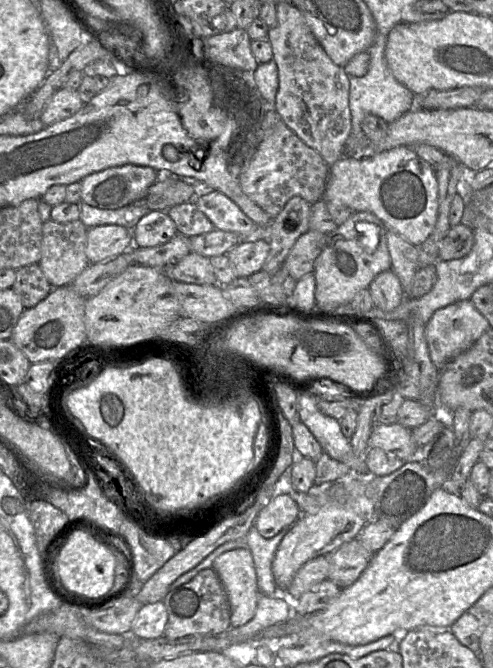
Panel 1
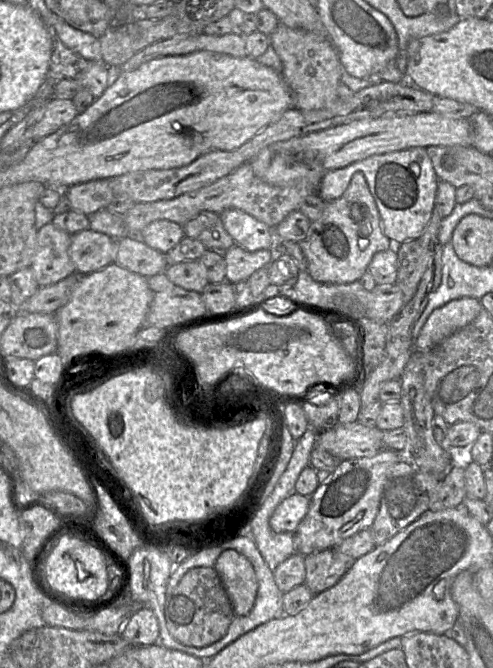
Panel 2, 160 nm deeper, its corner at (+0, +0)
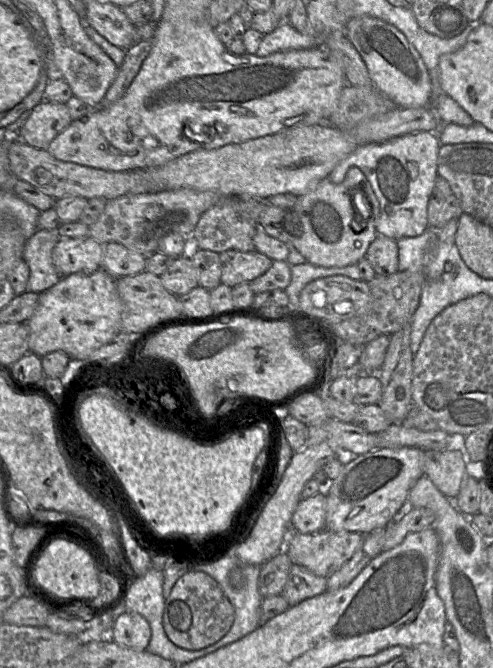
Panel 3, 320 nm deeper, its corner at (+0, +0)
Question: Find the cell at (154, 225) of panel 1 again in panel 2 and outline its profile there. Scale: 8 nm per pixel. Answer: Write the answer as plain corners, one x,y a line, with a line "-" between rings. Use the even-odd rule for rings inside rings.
164,219
151,222
140,234
146,245
164,254
171,251
184,237
183,226

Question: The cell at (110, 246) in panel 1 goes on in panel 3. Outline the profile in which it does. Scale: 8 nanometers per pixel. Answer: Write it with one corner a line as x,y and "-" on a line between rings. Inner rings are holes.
90,236
60,237
52,251
53,263
62,277
91,274
102,266
104,244

